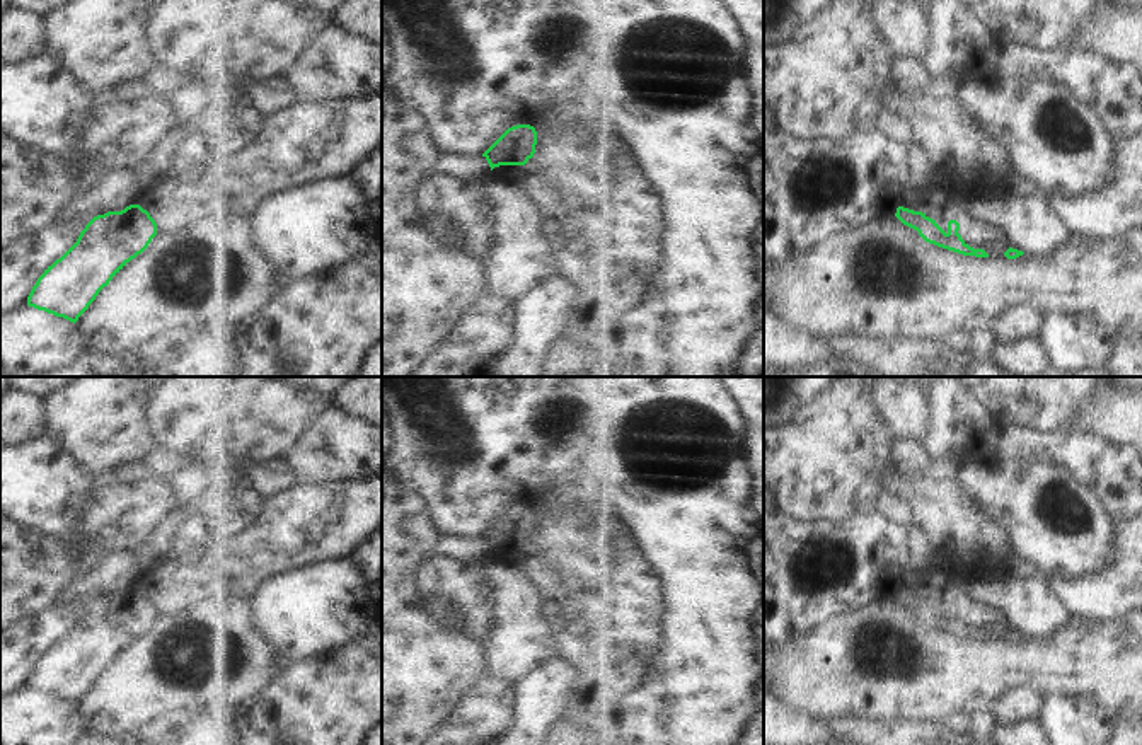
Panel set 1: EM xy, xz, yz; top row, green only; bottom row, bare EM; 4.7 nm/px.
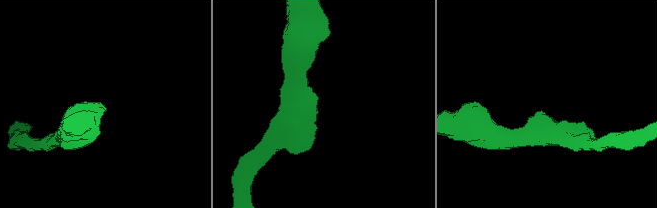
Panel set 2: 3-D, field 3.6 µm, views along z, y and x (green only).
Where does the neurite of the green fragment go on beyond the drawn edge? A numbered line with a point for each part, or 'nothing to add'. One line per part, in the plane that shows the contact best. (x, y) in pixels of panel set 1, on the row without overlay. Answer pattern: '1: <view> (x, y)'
nothing to add

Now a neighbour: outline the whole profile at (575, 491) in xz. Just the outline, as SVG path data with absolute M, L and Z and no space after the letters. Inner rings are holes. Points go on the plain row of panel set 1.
M586 464L580 471L561 476L537 501L535 513L557 518L585 508L617 508L620 488L615 482L600 482L588 474Z

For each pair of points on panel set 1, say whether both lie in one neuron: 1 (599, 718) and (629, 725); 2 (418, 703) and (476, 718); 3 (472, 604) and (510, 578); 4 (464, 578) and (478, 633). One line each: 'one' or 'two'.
1: two
2: two
3: two
4: one

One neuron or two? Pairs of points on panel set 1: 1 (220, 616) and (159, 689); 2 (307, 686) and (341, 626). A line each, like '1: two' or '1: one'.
1: one
2: two

